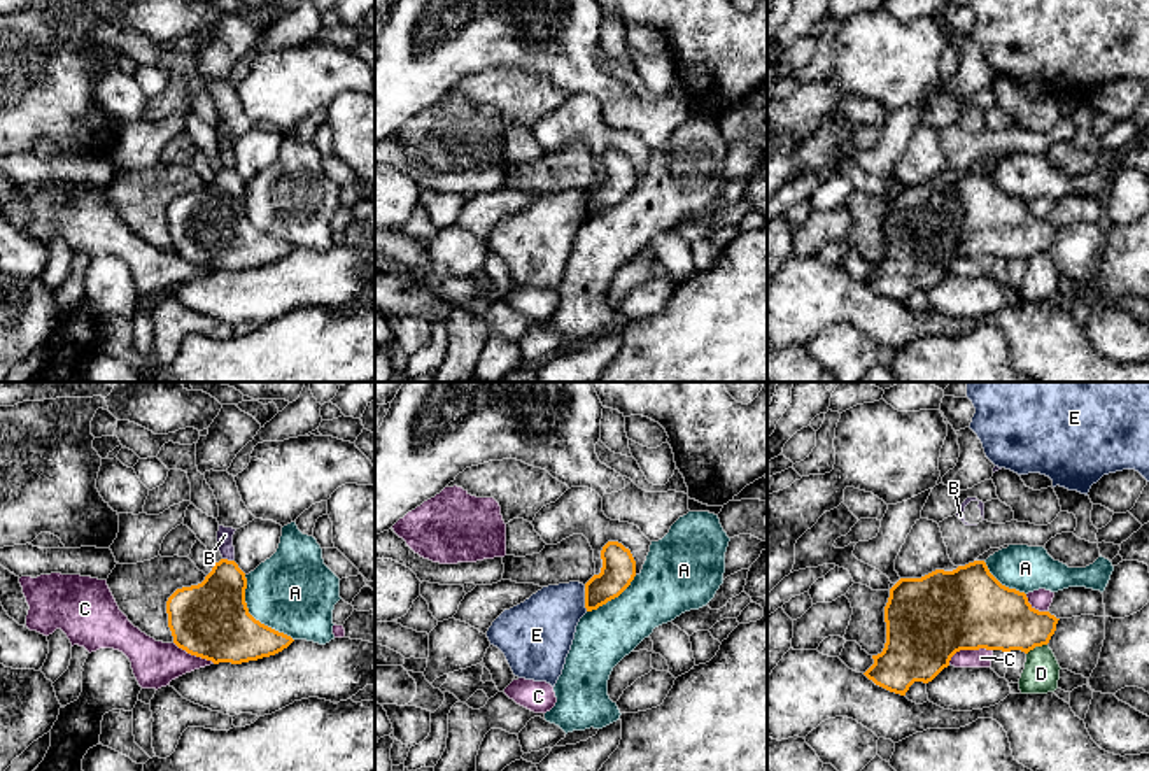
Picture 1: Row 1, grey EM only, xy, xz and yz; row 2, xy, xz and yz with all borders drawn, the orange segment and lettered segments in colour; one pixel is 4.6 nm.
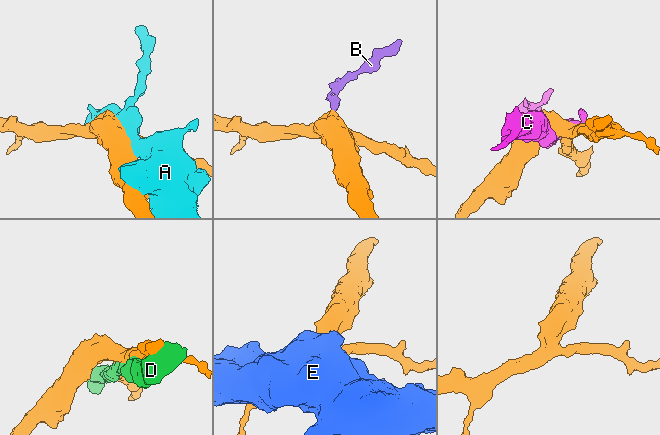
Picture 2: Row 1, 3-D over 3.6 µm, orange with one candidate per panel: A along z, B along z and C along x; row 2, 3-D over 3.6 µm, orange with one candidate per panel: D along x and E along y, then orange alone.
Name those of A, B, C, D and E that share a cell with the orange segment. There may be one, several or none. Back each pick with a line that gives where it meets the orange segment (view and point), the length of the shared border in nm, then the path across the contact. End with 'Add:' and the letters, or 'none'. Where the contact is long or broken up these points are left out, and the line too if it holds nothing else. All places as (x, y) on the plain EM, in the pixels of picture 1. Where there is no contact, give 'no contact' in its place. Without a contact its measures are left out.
Add: none

